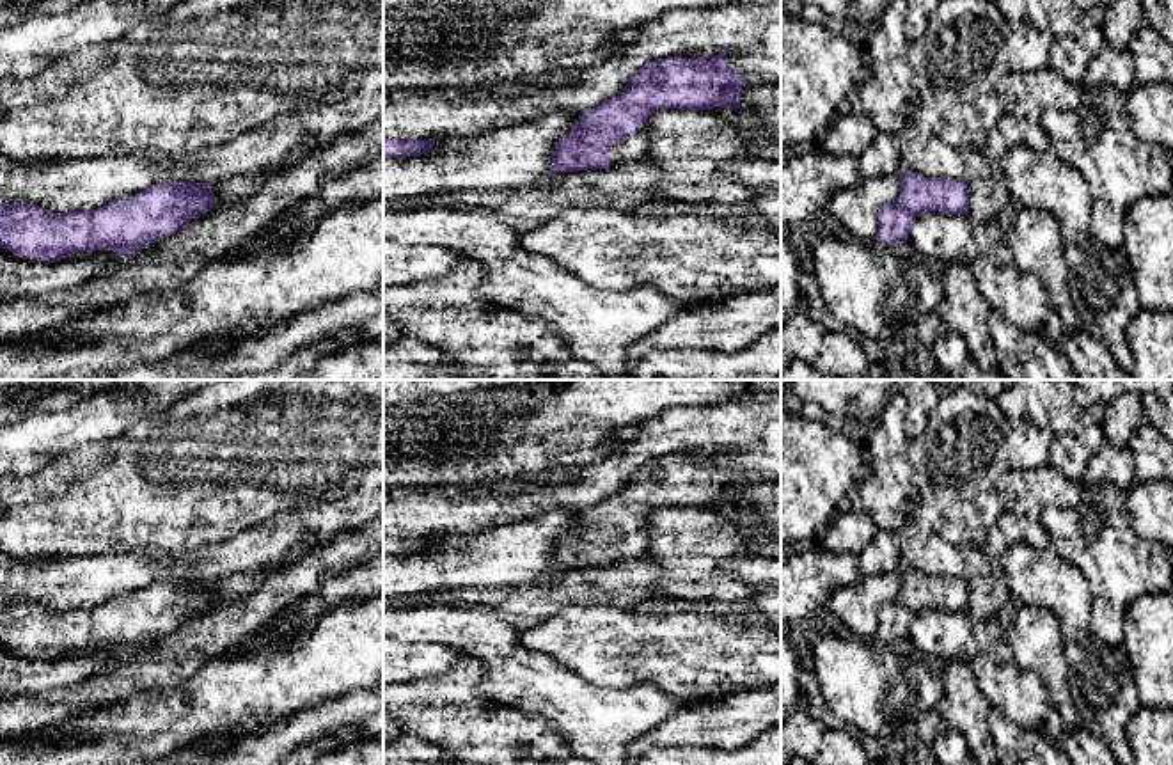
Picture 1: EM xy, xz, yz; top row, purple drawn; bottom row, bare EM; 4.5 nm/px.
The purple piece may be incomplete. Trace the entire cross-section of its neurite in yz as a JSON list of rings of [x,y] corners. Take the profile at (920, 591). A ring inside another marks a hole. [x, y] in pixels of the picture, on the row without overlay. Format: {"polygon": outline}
{"polygon": [[[901,566],[901,589],[896,602],[878,611],[877,637],[884,643],[905,643],[914,616],[928,611],[965,612],[969,609],[967,580],[955,575],[925,575]]]}

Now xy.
{"polygon": [[[209,580],[153,582],[98,607],[51,611],[37,602],[0,600],[0,646],[43,660],[80,650],[135,651],[216,602]]]}

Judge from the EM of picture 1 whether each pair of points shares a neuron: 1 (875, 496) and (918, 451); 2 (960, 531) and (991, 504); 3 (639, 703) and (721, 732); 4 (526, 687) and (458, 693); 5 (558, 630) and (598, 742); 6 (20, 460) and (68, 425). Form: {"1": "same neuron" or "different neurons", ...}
{"1": "different neurons", "2": "same neuron", "3": "different neurons", "4": "different neurons", "5": "different neurons", "6": "same neuron"}

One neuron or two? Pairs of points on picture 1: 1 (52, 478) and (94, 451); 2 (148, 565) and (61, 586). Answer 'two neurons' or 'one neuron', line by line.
1: one neuron
2: one neuron

